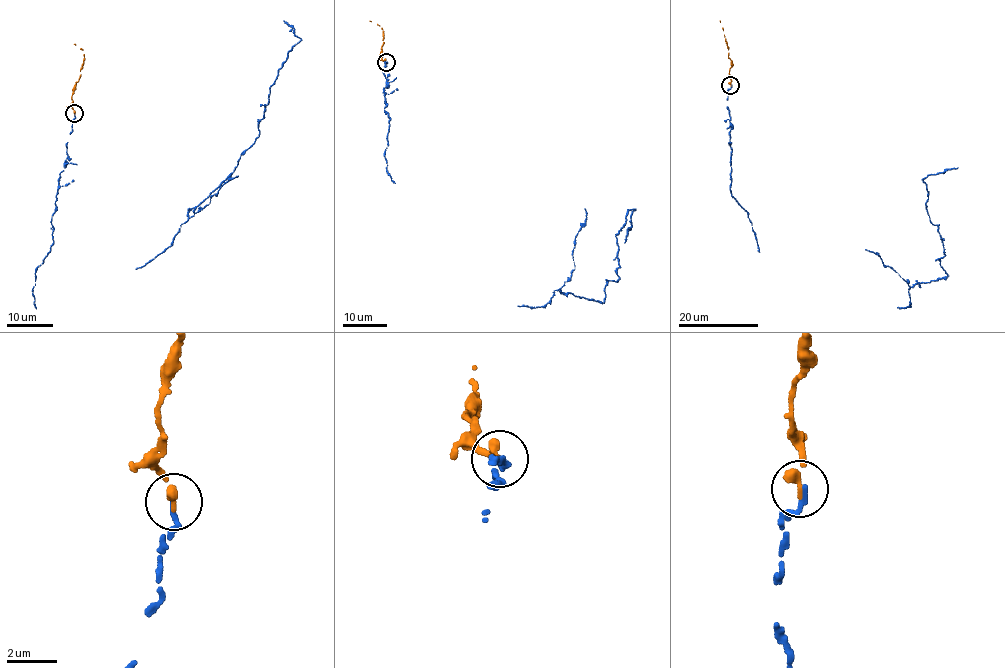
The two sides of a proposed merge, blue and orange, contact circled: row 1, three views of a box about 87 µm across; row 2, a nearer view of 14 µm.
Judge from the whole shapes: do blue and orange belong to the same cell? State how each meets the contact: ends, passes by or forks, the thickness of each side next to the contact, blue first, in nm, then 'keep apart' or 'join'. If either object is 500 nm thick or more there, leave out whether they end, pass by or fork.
blue ends there; orange ends there; 240 nm thick on the blue side, 320 nm on the other; join

